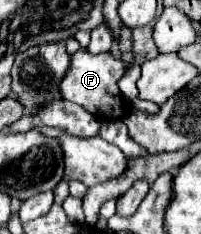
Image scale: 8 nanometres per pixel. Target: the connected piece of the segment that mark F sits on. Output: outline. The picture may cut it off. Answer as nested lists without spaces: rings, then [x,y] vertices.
[[[81,49],[71,57],[69,73],[61,81],[63,99],[81,105],[85,111],[95,115],[97,119],[123,119],[123,115],[127,113],[127,101],[123,99],[117,81],[127,73],[127,69],[131,65],[133,65],[133,61],[113,57],[111,53],[91,55],[89,51]]]

